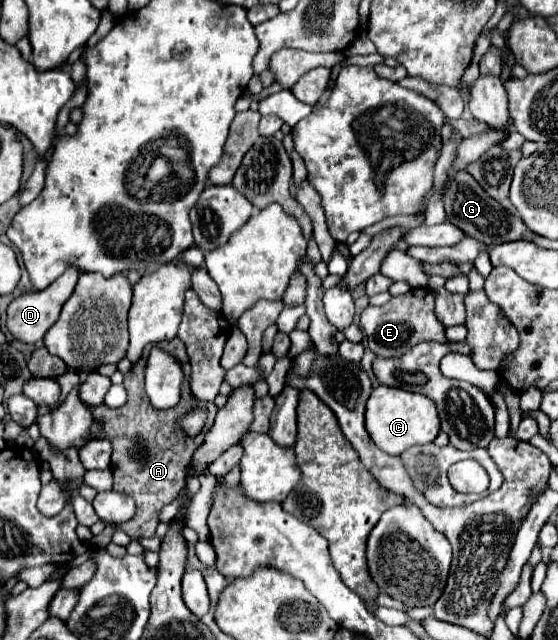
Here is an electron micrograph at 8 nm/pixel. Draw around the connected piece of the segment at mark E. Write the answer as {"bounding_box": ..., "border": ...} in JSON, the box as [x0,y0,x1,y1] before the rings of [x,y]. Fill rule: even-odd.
{"bounding_box":[361,287,445,357],"border":[[[427,287],[397,295],[381,307],[367,307],[361,313],[361,327],[367,335],[369,349],[379,357],[401,357],[401,353],[421,341],[445,341],[445,327],[435,315],[435,295]]]}

